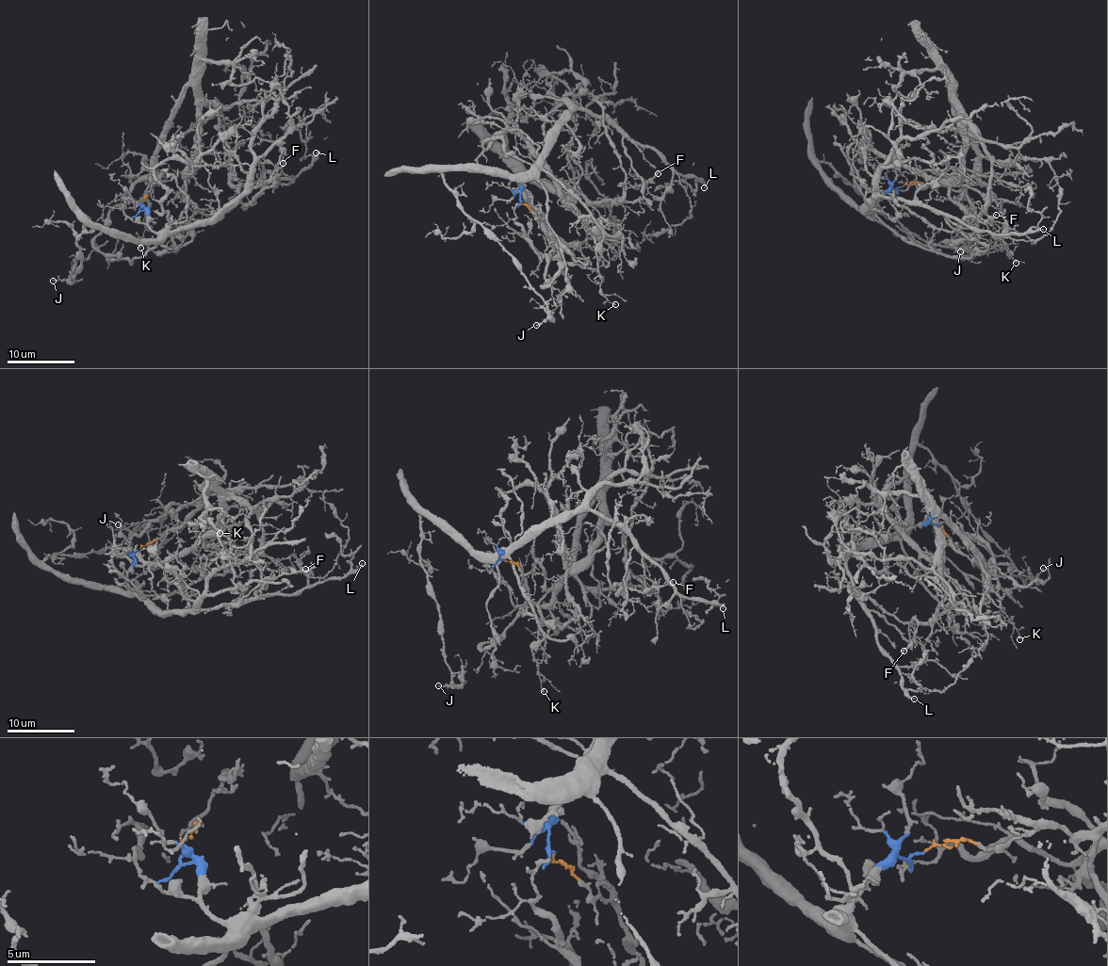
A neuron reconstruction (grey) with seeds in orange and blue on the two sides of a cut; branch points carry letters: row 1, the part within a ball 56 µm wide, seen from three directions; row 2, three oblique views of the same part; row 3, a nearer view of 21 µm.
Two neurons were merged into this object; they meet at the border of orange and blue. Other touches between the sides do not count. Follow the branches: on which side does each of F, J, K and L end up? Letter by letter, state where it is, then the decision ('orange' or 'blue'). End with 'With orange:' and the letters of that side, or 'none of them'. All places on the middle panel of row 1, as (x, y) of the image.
F: place (658, 173); orange
J: place (536, 325); blue
K: place (615, 304); blue
L: place (704, 187); blue
With orange: F

